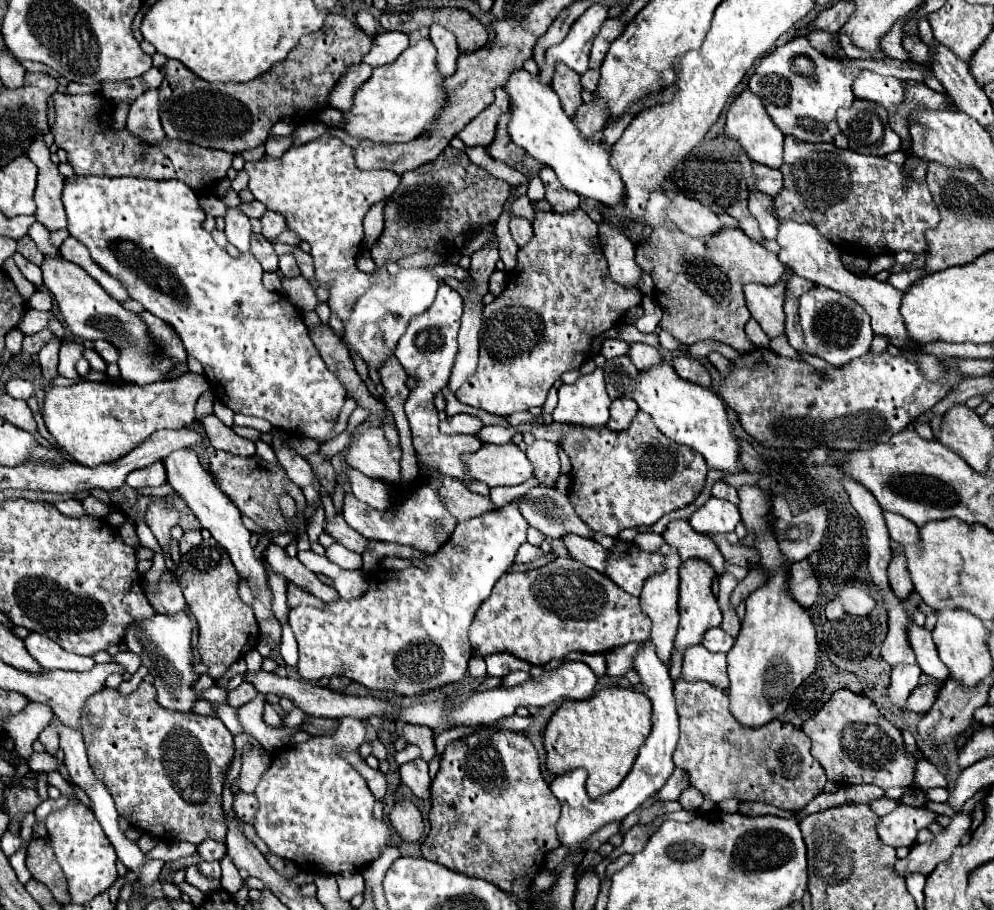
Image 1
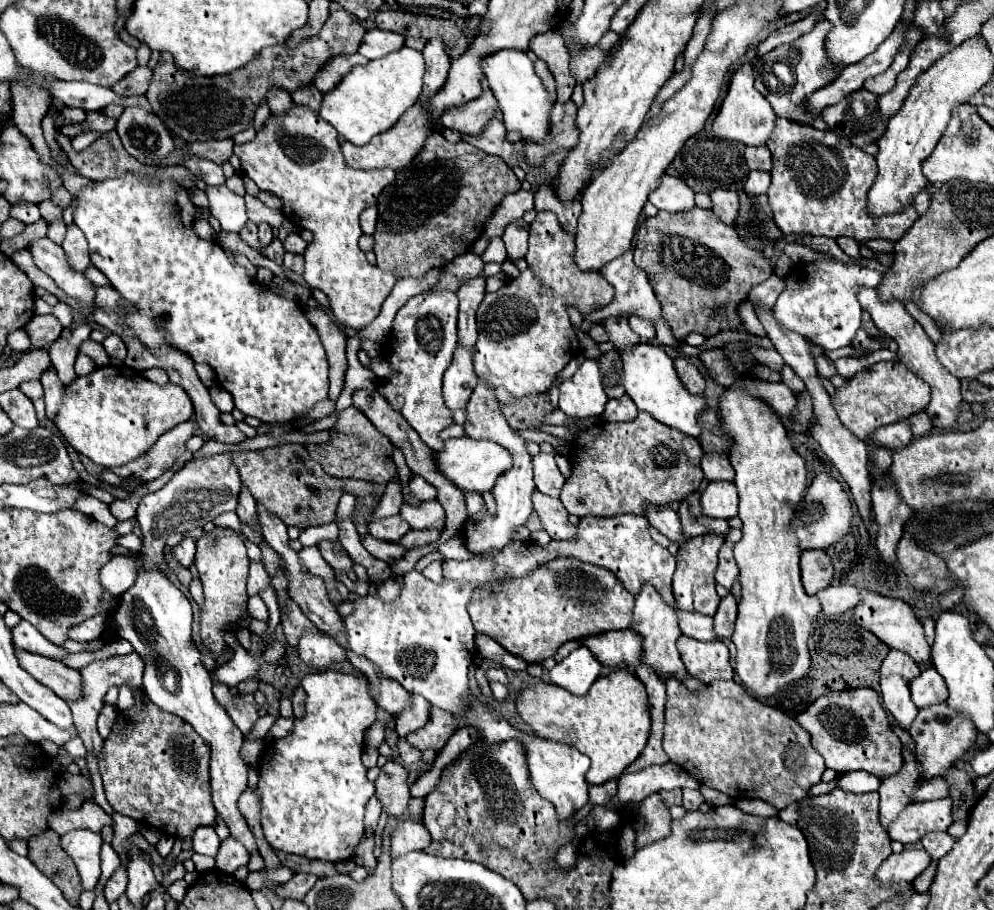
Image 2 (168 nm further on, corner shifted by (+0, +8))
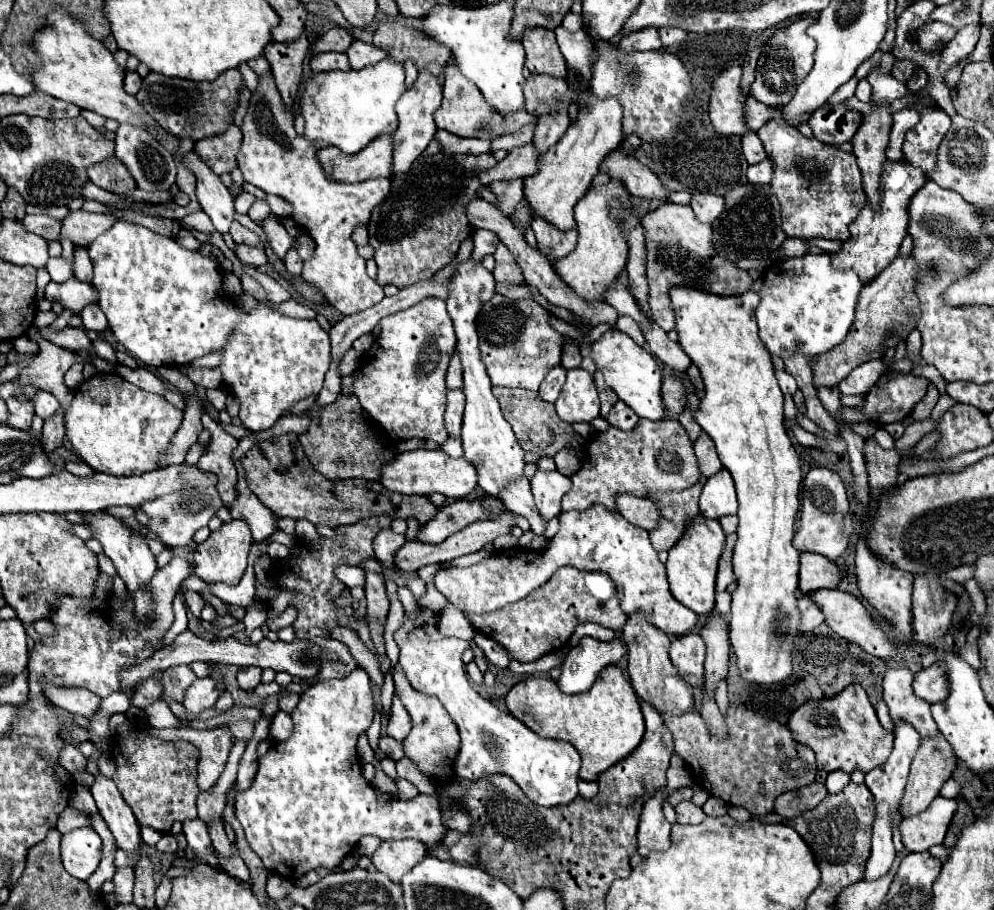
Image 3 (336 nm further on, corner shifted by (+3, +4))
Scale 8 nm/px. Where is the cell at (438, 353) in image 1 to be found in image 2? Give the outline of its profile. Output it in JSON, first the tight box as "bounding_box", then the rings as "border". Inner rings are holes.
{"bounding_box":[376,290,458,450],"border":[[[430,290],[410,298],[396,314],[386,360],[396,370],[394,376],[376,388],[392,408],[396,408],[418,436],[434,450],[444,450],[440,432],[452,424],[452,412],[442,400],[442,376],[452,362],[458,344],[458,296],[454,290]]]}

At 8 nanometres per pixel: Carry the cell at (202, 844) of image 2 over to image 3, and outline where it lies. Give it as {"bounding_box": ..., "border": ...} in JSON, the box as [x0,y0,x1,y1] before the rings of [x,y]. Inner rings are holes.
{"bounding_box":[183,818,219,868],"border":[[[201,818],[185,820],[183,822],[183,834],[187,838],[187,844],[195,850],[195,860],[201,860],[209,866],[219,868],[219,862],[211,852],[211,840],[207,834],[207,824]]]}

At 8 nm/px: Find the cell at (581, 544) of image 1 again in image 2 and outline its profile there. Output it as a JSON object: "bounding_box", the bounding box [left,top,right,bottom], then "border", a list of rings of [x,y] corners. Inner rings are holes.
{"bounding_box":[532,490,578,540],"border":[[[536,490],[534,496],[532,496],[532,500],[534,500],[534,510],[538,512],[544,530],[554,540],[570,540],[570,538],[576,538],[578,528],[570,524],[568,512],[566,512],[566,508],[562,506],[562,502],[558,498],[544,496],[542,492]]]}

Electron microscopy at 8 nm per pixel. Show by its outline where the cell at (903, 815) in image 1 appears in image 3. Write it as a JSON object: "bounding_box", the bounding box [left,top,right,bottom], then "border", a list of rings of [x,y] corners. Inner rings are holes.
{"bounding_box":[899,796,957,852],"border":[[[937,796],[921,816],[905,818],[899,826],[901,840],[907,850],[923,852],[935,844],[941,844],[947,832],[947,826],[957,810],[957,802]]]}

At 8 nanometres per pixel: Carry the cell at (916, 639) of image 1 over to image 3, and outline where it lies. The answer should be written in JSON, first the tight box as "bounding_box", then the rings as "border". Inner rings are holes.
{"bounding_box":[807,590,897,658],"border":[[[817,590],[817,592],[809,592],[807,594],[823,612],[825,616],[825,624],[843,640],[849,640],[857,646],[861,646],[867,654],[871,656],[879,656],[879,658],[891,658],[893,652],[897,650],[897,646],[889,640],[885,640],[885,632],[877,626],[877,622],[869,616],[869,612],[865,610],[865,606],[851,594],[843,592],[843,590]]]}

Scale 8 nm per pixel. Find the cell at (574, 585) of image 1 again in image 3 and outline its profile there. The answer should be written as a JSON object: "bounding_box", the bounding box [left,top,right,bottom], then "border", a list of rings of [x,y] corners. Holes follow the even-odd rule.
{"bounding_box":[467,566,627,662],"border":[[[563,566],[543,586],[533,590],[527,598],[507,604],[489,614],[469,616],[467,620],[473,624],[477,632],[503,644],[513,660],[533,662],[549,652],[559,652],[559,648],[567,644],[577,624],[595,622],[613,632],[621,632],[627,616],[619,606],[617,590],[613,580],[609,580],[609,576],[605,576],[603,572],[593,574],[593,572],[581,572],[571,566]]]}

